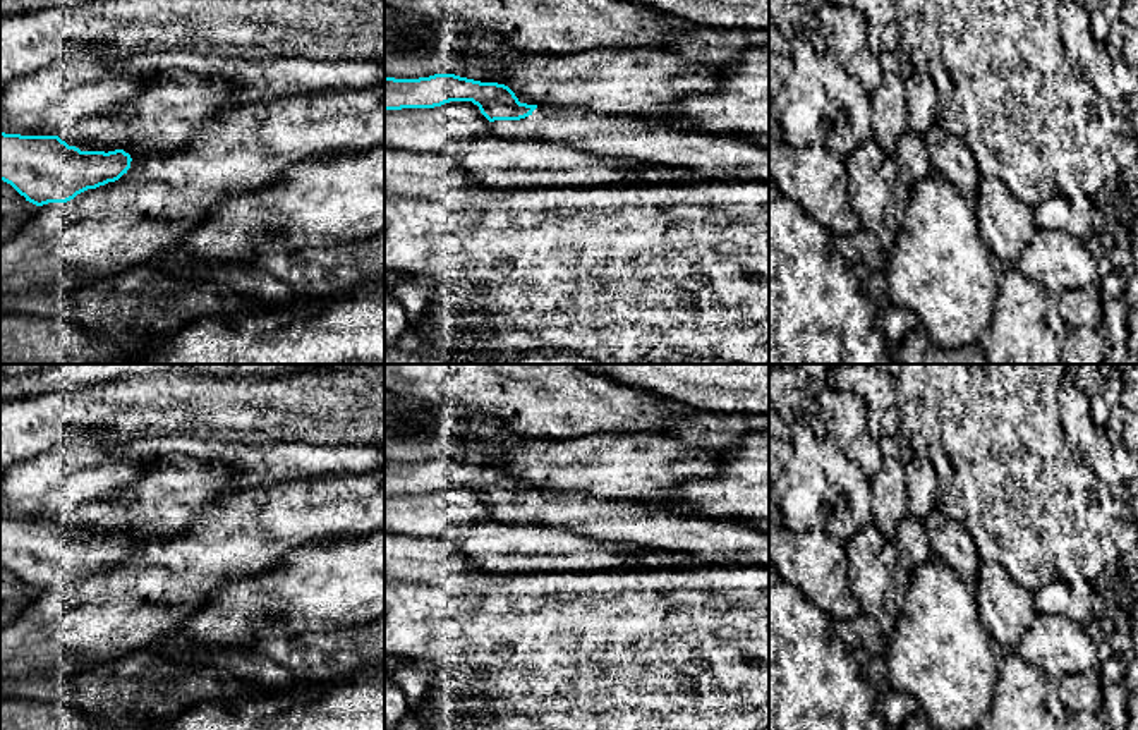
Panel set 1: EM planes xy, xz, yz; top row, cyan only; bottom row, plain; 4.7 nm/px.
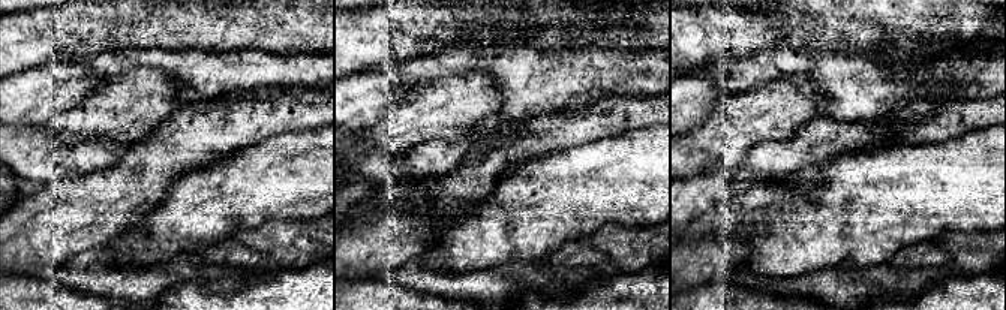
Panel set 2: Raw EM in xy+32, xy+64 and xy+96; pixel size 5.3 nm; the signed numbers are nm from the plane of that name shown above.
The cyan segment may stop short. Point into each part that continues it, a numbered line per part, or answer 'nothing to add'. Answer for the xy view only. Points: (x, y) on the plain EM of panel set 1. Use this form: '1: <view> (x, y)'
nothing to add

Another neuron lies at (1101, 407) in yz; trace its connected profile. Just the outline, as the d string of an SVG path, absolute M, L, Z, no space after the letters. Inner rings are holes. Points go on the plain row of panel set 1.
M1102 364L1100 368L1104 374L1102 390L1088 398L1092 423L1097 429L1107 424L1112 407L1119 402L1123 393L1123 373L1112 364Z

